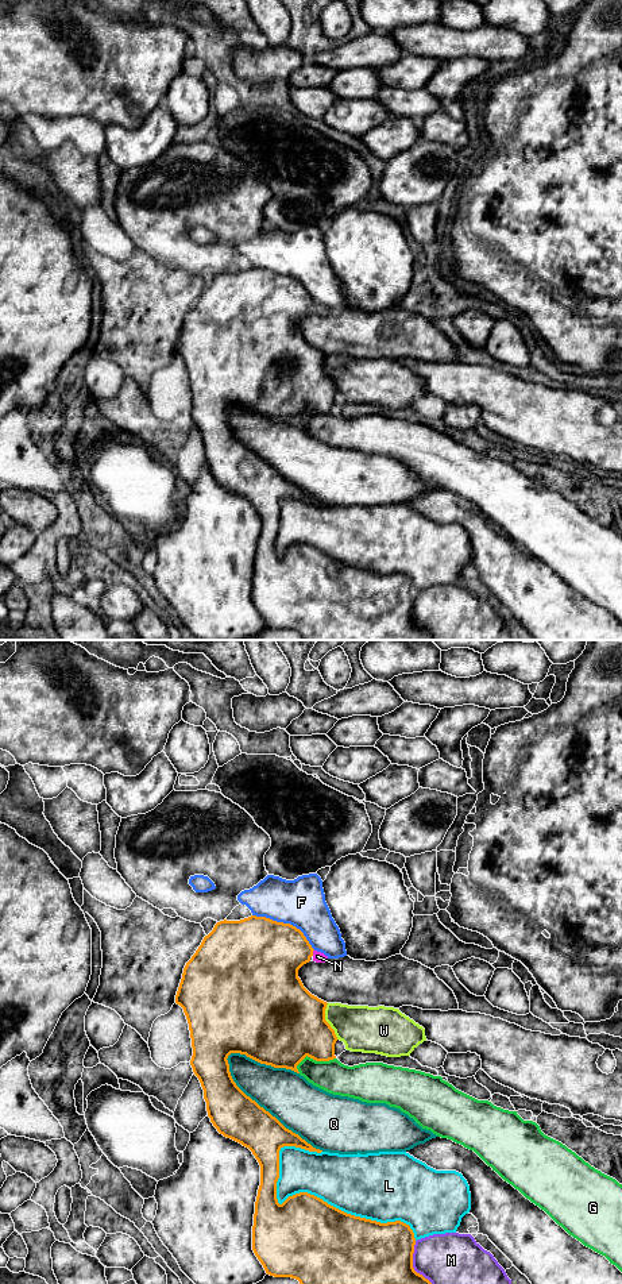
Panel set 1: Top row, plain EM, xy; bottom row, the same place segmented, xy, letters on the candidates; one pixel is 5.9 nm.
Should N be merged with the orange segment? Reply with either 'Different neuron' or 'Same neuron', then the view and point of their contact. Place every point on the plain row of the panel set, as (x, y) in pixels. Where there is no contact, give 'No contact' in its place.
Same neuron. Touches orange at xy (312, 304)

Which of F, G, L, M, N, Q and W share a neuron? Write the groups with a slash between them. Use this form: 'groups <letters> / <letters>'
groups F / G Q / L / M / N / W

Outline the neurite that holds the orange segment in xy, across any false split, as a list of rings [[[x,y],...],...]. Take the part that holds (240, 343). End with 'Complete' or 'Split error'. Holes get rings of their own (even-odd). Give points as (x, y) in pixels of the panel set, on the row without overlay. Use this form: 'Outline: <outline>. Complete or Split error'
Outline: [[[251,267],[240,273],[224,271],[224,273],[217,274],[213,282],[208,288],[204,289],[196,305],[186,315],[183,320],[182,331],[181,331],[181,335],[179,335],[177,347],[175,347],[175,355],[183,360],[183,365],[189,375],[192,400],[193,400],[193,408],[190,412],[190,417],[204,442],[204,451],[206,454],[208,469],[210,470],[210,474],[213,475],[213,478],[217,481],[220,486],[248,500],[260,517],[260,537],[259,537],[258,548],[255,554],[255,566],[254,566],[254,578],[252,578],[252,602],[255,608],[258,609],[258,612],[260,613],[260,616],[263,617],[267,626],[274,628],[274,629],[295,631],[300,633],[302,640],[432,640],[432,635],[428,631],[425,631],[422,626],[417,625],[413,620],[413,605],[414,605],[416,590],[409,577],[401,572],[380,575],[376,572],[355,568],[355,567],[347,566],[328,556],[322,551],[314,547],[310,547],[308,544],[295,545],[293,548],[289,548],[282,556],[278,555],[277,533],[279,531],[279,502],[283,498],[295,498],[295,500],[301,500],[301,501],[305,501],[309,504],[317,504],[317,505],[321,505],[322,502],[313,500],[310,496],[302,491],[298,486],[286,481],[275,469],[273,469],[268,463],[260,459],[255,452],[247,448],[236,437],[236,435],[233,433],[231,428],[229,416],[227,412],[231,405],[246,406],[247,409],[260,416],[271,417],[274,420],[291,421],[297,425],[300,425],[297,421],[297,417],[306,408],[316,413],[329,413],[329,412],[336,410],[335,396],[337,393],[337,389],[335,386],[335,382],[325,373],[325,360],[328,355],[312,347],[304,339],[301,331],[298,329],[298,321],[304,316],[309,315],[310,312],[316,315],[325,315],[328,312],[328,308],[325,308],[321,304],[314,302],[312,297],[309,296],[309,293],[306,292],[306,289],[304,288],[304,285],[290,275],[277,274],[270,270],[256,269],[256,267]]]. Split error

